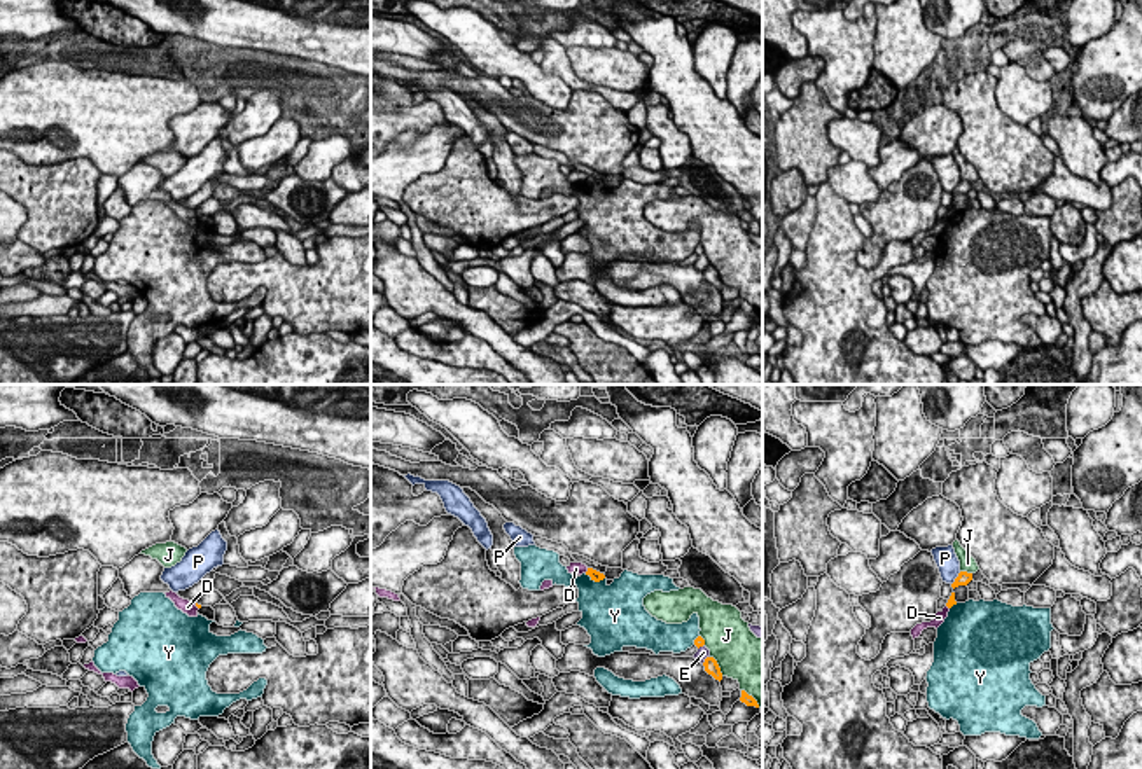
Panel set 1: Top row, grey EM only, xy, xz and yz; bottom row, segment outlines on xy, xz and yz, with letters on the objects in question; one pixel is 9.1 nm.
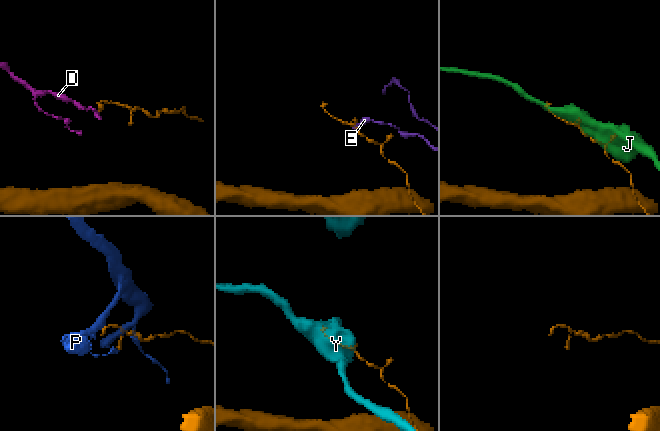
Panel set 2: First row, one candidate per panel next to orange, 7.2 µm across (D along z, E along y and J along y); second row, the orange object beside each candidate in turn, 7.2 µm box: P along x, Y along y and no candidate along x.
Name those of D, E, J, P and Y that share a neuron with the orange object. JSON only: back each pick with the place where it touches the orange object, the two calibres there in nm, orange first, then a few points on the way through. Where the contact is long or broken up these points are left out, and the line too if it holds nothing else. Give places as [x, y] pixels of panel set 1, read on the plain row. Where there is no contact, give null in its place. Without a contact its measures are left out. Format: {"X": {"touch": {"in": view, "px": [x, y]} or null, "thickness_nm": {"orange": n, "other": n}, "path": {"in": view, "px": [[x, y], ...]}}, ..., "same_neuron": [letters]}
{"same_neuron": []}

